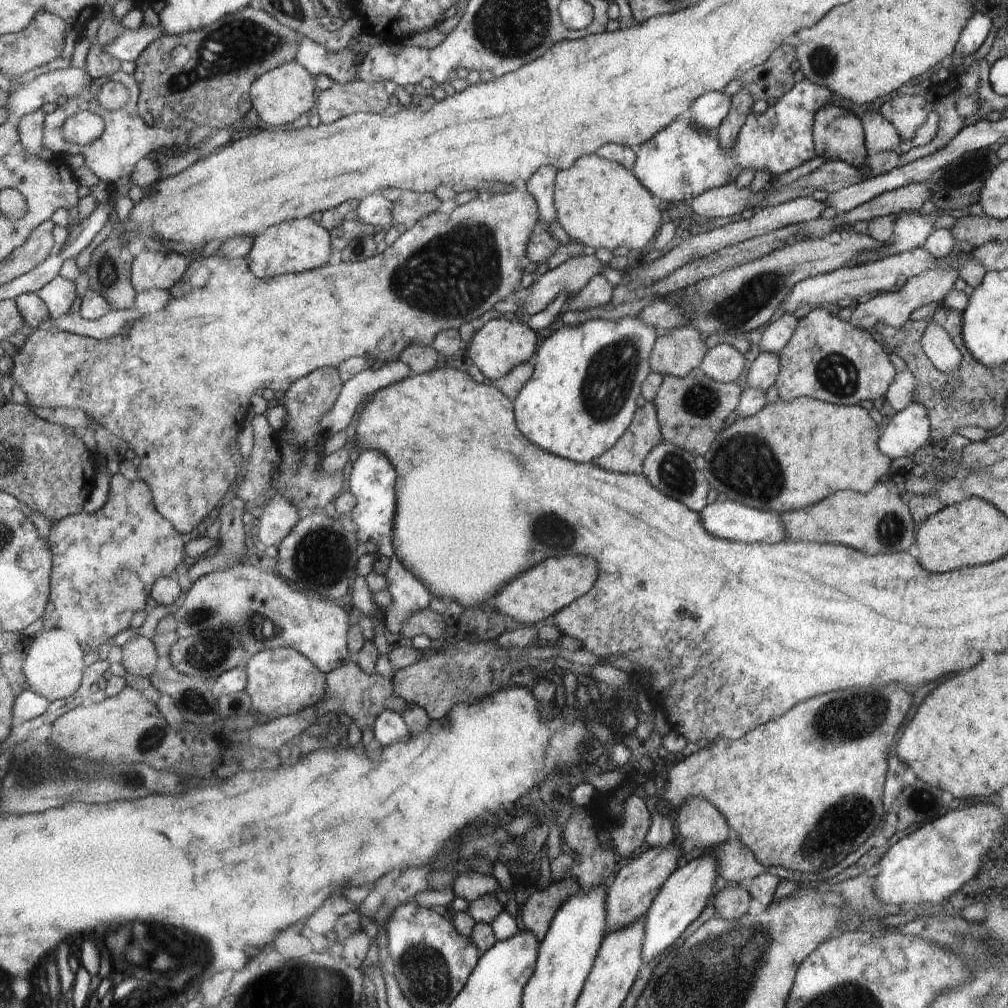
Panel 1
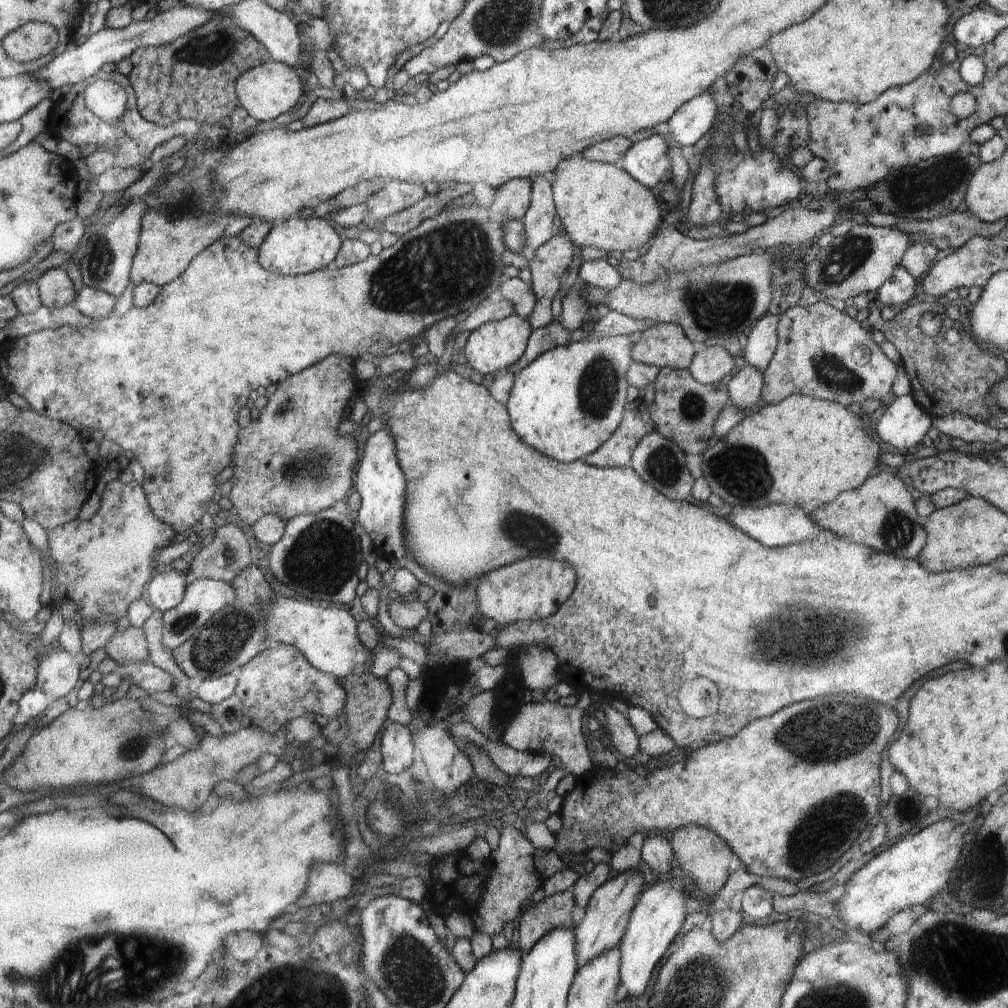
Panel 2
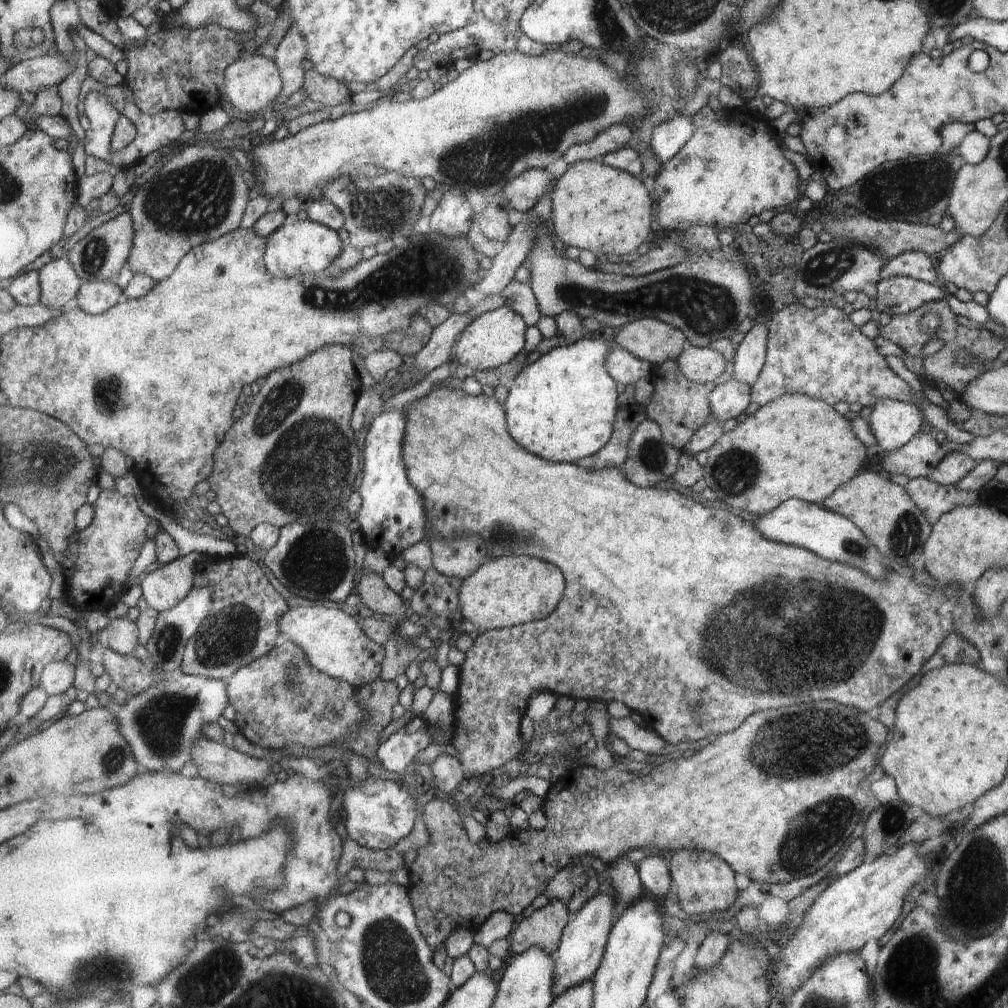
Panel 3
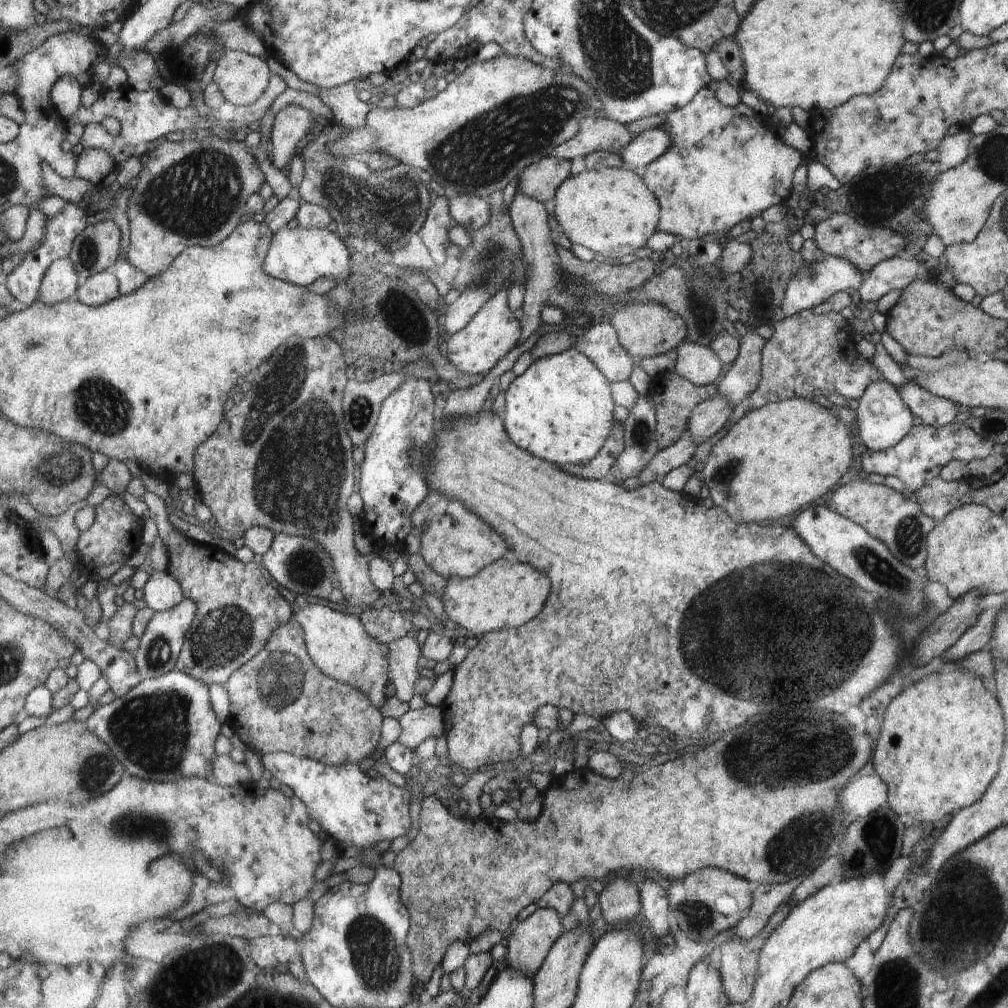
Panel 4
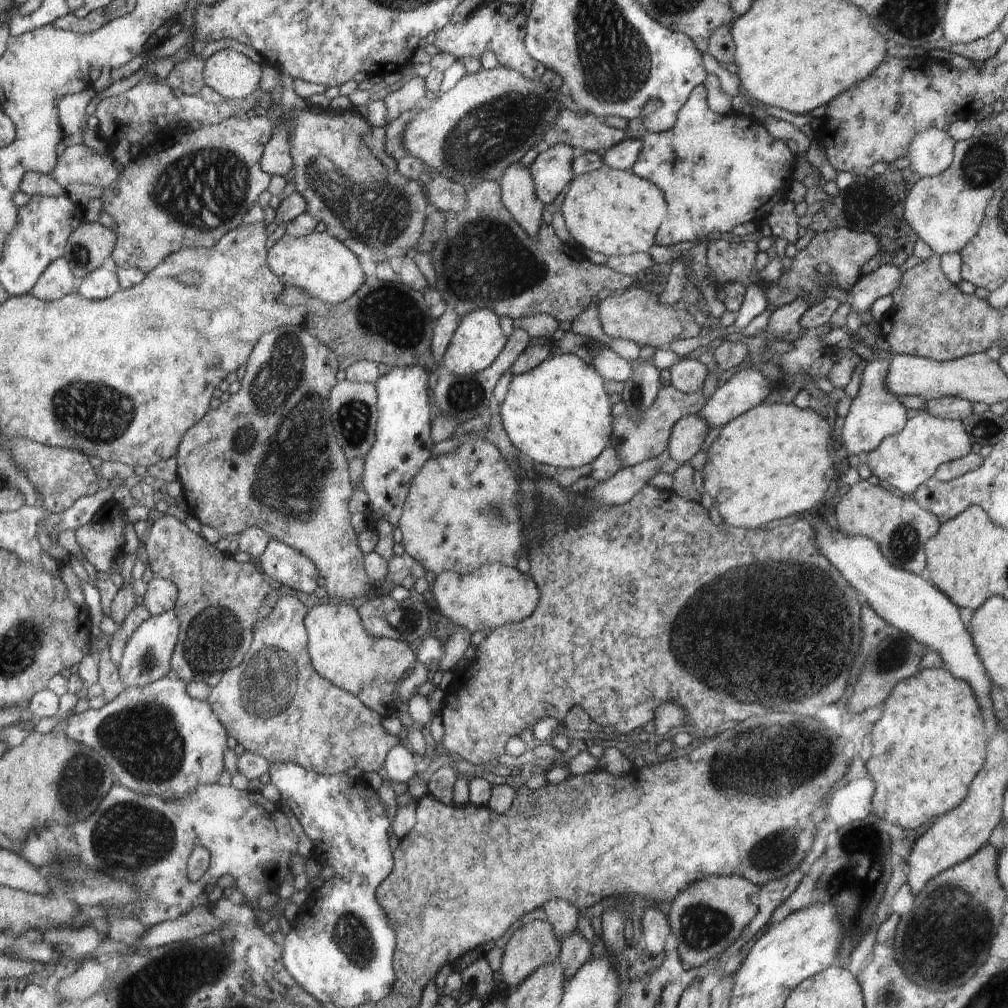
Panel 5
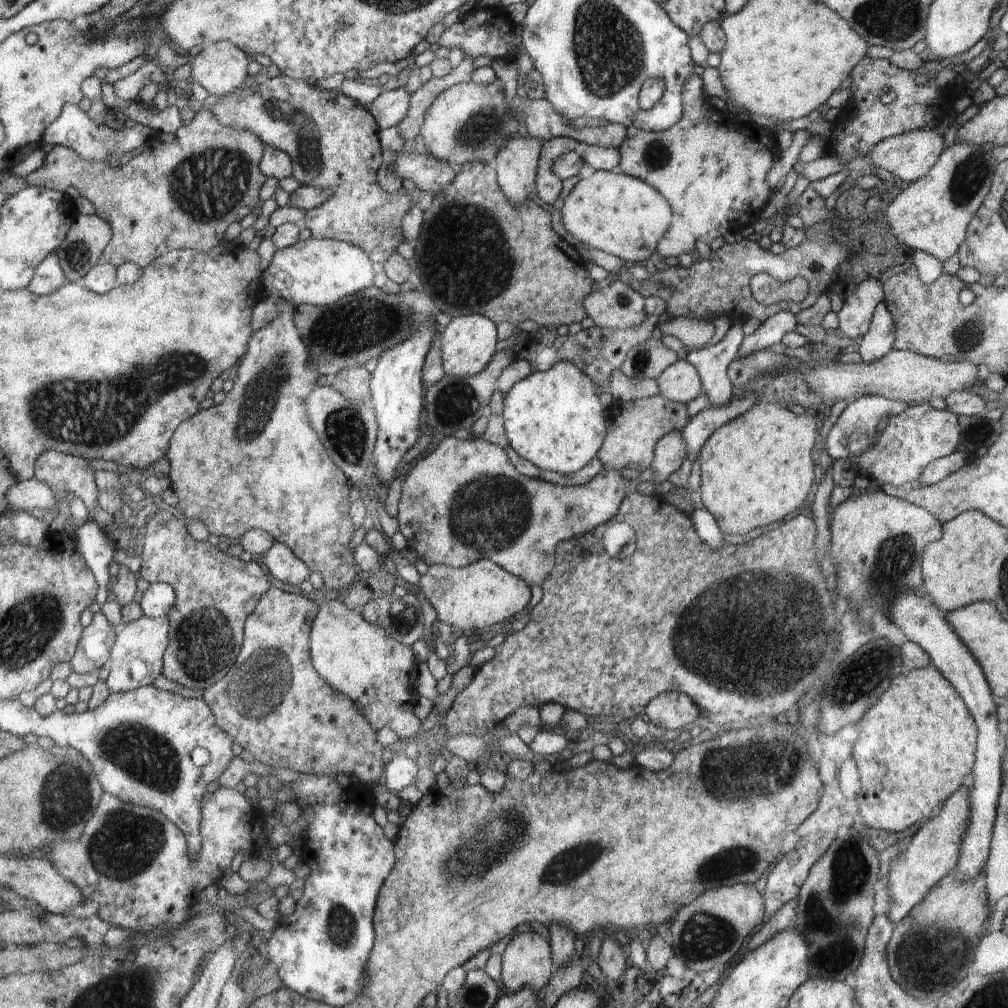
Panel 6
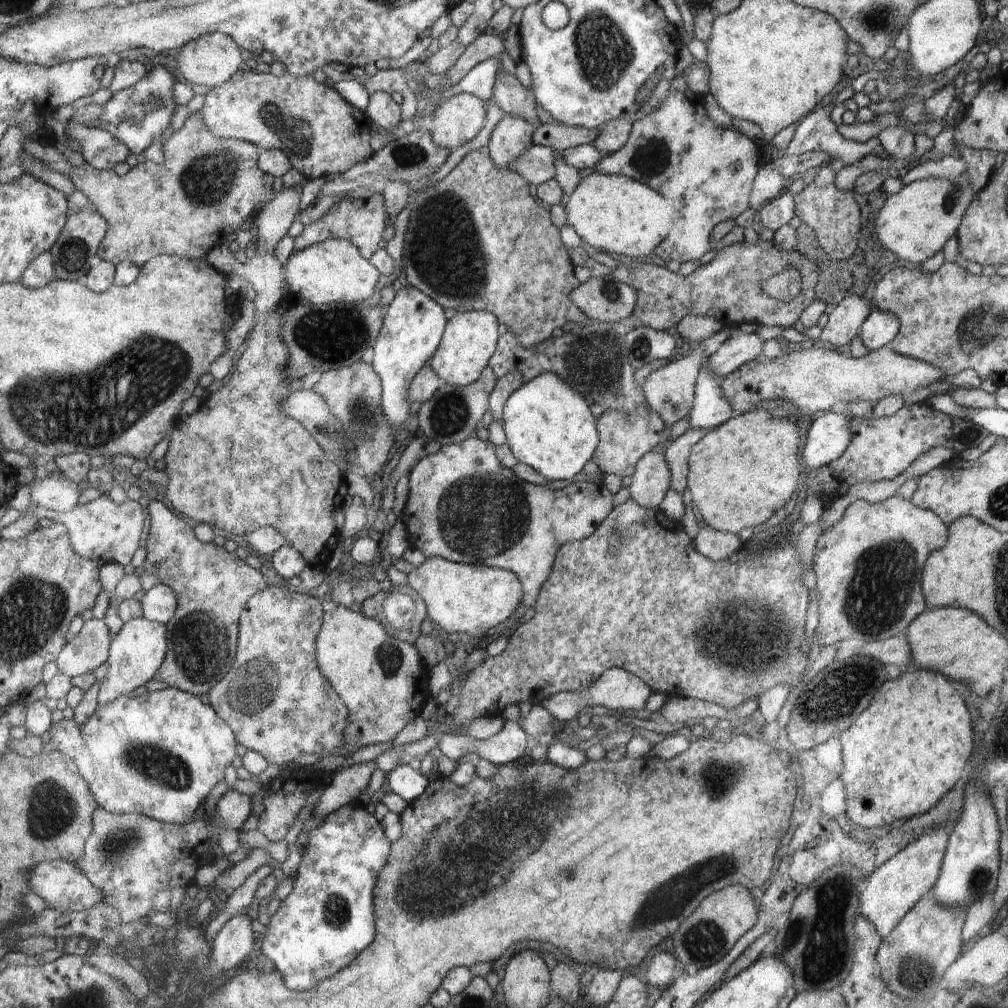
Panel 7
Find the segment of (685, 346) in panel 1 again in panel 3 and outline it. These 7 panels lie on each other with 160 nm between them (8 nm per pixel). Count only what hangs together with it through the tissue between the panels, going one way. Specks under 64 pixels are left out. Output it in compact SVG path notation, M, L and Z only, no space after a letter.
M646 317L624 325L614 338L614 342L639 359L656 366L664 361L677 360L685 349L684 335L683 331L670 323Z

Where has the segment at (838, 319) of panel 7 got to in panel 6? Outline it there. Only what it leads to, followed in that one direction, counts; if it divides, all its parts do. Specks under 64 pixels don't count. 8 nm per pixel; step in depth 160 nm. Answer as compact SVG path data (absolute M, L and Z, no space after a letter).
M879 280L862 281L837 313L839 327L836 334L851 342L859 341L868 332L875 308L883 302L884 295L883 284Z

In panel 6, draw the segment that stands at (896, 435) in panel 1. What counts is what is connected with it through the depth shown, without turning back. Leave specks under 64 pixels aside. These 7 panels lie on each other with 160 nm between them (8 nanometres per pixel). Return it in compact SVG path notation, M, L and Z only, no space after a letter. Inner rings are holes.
M880 302L875 308L868 332L859 339L861 359L873 363L886 356L895 341L895 324L887 306ZM864 395L857 398L854 402L846 405L846 408L840 414L838 421L828 434L826 440L827 453L831 458L845 458L852 460L854 456L861 455L873 444L872 439L876 435L876 427L882 418L890 418L903 413L906 410L906 404L902 401L893 401L880 395Z

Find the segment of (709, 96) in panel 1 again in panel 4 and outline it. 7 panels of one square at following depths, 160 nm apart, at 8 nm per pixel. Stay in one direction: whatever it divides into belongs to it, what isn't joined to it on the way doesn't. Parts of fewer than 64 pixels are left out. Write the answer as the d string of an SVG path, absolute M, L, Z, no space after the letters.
M654 127L634 135L631 143L625 146L620 154L630 169L647 167L668 150L670 143L670 133L662 127Z

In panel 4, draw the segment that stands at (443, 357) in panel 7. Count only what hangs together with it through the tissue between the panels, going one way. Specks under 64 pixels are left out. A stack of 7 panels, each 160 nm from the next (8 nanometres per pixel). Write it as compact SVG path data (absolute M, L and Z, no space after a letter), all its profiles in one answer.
M510 280L494 293L484 306L477 310L472 320L458 332L448 336L443 342L444 352L456 369L468 374L488 373L494 364L516 346L520 338L520 324L506 304L506 294Z

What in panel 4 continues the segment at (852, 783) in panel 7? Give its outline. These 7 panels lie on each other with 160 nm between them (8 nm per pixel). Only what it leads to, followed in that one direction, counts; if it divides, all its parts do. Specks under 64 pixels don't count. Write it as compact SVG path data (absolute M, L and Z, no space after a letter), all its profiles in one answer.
M965 668L964 670L928 674L909 685L906 690L900 691L886 708L886 716L884 716L880 736L878 742L876 742L875 756L872 757L872 762L876 774L886 783L889 805L902 819L918 820L918 822L925 824L925 822L933 823L936 820L942 820L948 814L958 813L959 810L964 809L964 806L972 806L975 802L978 802L990 788L991 782L998 776L1006 741L1006 718L1003 715L1003 707L999 705L998 698L993 693L992 687L987 686L984 679L979 677L973 670Z

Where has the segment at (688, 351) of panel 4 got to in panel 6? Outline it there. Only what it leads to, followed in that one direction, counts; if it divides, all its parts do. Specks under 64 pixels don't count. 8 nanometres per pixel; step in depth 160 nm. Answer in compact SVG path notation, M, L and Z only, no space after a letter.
M678 359L667 366L656 379L660 387L660 395L674 402L688 403L703 393L699 371L686 359Z

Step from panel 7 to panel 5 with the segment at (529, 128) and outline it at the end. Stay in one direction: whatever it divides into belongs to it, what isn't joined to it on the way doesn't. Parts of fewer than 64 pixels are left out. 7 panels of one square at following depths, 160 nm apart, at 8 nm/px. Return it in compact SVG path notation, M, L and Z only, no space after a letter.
M519 162L509 166L507 172L503 174L500 184L502 186L504 206L511 211L515 221L519 223L528 234L531 234L532 236L537 235L543 224L543 202L536 196L535 186L533 185L529 168L522 167Z

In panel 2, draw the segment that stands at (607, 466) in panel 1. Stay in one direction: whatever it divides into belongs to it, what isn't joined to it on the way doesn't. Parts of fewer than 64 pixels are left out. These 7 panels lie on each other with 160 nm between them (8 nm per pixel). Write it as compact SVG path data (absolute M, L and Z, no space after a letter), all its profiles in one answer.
M632 396L618 428L600 448L586 456L586 462L592 466L630 467L632 453L640 439L654 430L648 404L642 398Z

